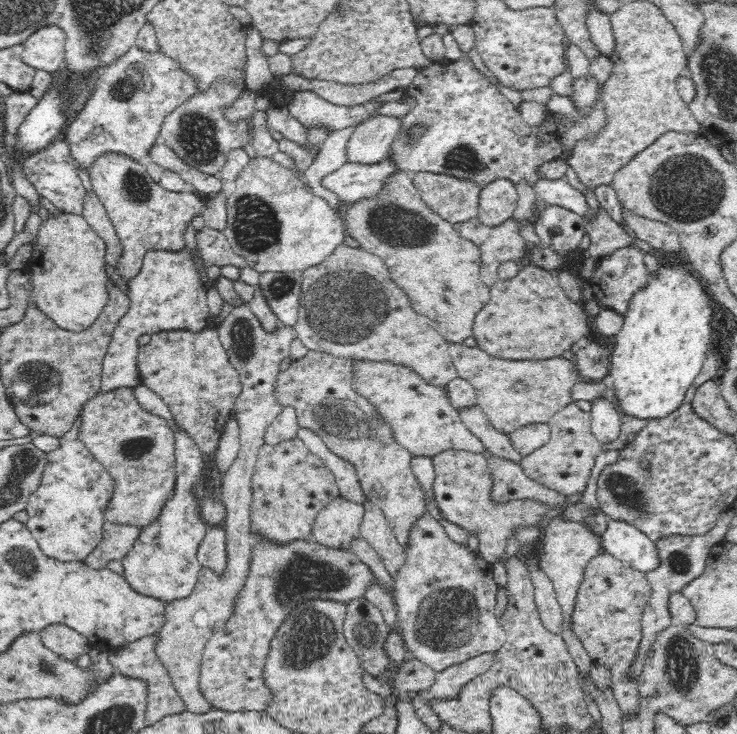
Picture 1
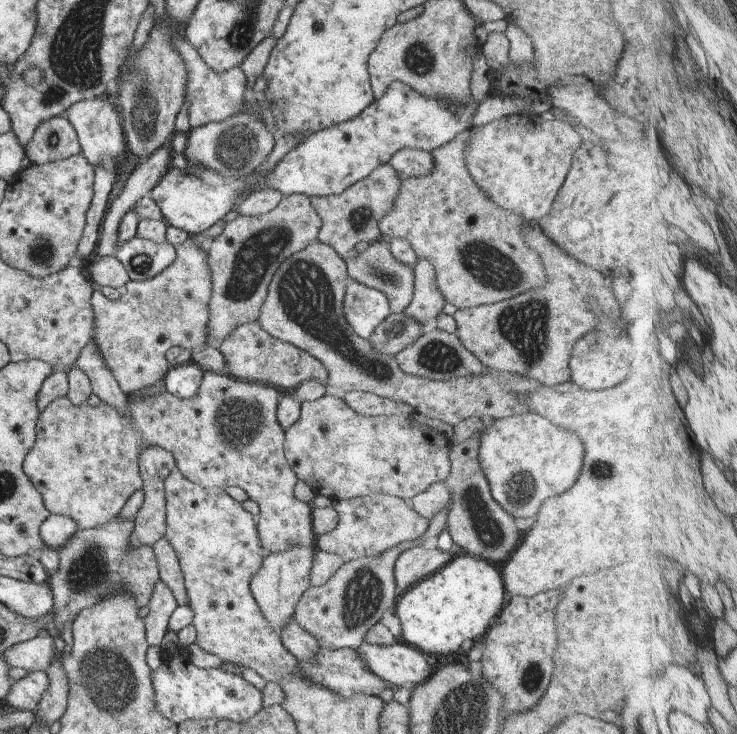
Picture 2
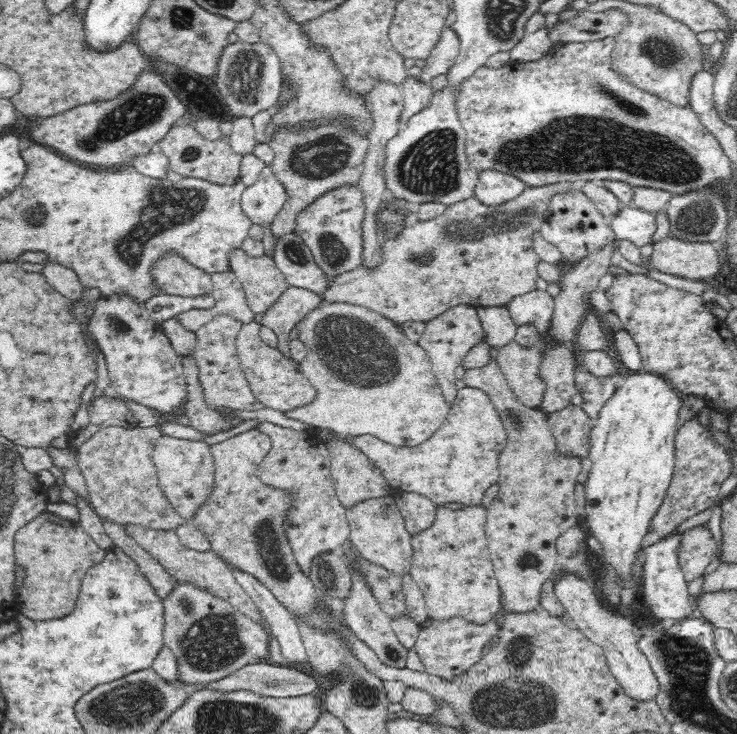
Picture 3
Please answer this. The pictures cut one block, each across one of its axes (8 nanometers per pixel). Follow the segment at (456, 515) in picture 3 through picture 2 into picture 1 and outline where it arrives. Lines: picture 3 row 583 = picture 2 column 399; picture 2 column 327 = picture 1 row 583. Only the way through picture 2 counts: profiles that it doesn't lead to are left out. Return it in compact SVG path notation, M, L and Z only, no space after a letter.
M424 513L412 526L412 534L410 534L410 544L406 546L405 552L407 560L402 568L394 575L394 581L391 586L391 595L397 606L397 626L396 631L401 635L405 649L409 657L419 660L433 668L437 673L444 672L446 668L454 666L454 664L462 664L466 660L482 656L486 652L496 652L505 642L507 635L504 627L500 624L501 615L496 615L496 596L499 585L494 582L492 564L485 560L478 550L472 550L466 543L457 543L446 532L446 529L431 514Z

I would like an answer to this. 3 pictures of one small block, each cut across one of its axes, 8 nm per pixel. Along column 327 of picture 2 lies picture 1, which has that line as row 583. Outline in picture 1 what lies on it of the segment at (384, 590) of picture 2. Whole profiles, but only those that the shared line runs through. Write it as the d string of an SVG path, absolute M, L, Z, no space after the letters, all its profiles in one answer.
M602 549L599 555L588 560L577 592L576 602L569 616L569 628L594 663L602 664L610 670L611 693L623 716L634 718L640 712L640 683L637 678L628 675L628 670L638 656L636 650L642 640L641 620L651 593L646 573L626 566Z

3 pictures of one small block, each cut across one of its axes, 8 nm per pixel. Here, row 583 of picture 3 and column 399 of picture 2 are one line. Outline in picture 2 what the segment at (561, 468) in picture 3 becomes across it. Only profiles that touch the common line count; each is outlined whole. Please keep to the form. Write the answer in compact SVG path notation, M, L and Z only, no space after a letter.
M379 493L350 499L332 500L331 507L337 513L338 521L333 530L316 536L313 547L319 551L336 554L344 561L359 557L375 557L387 548L415 541L425 530L429 520L419 516L409 502L396 496Z

